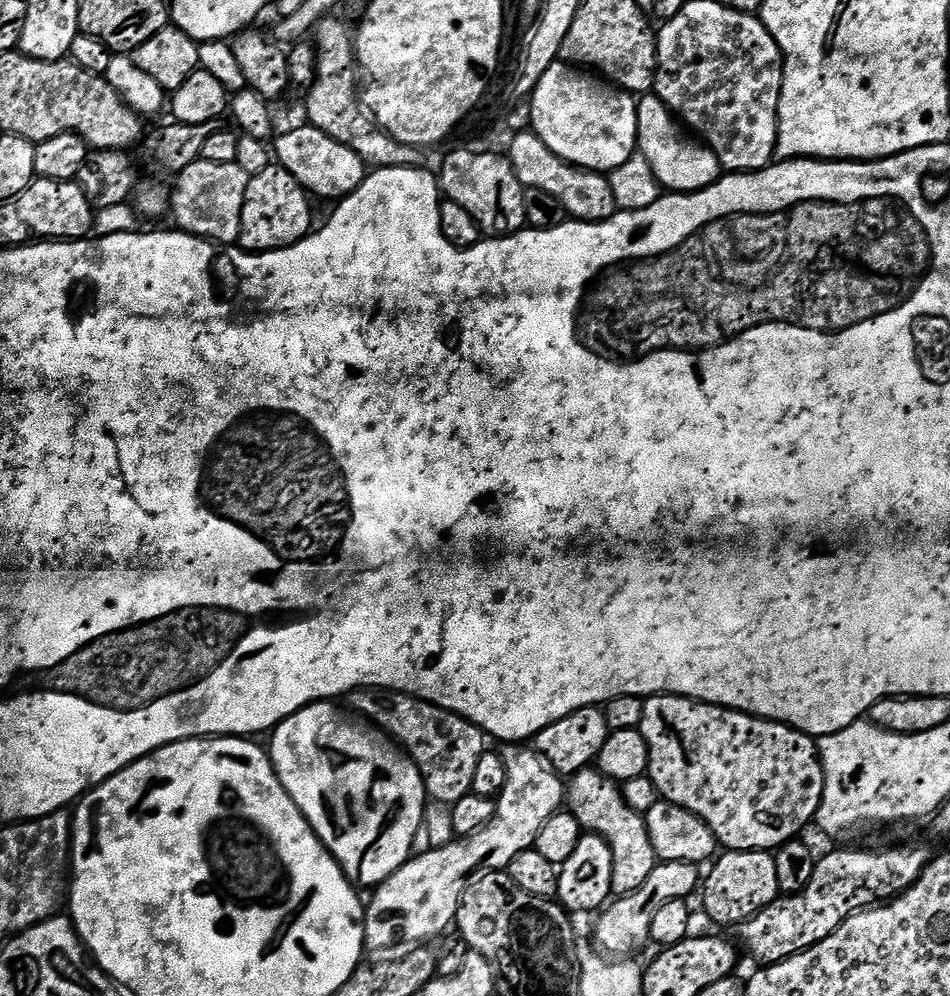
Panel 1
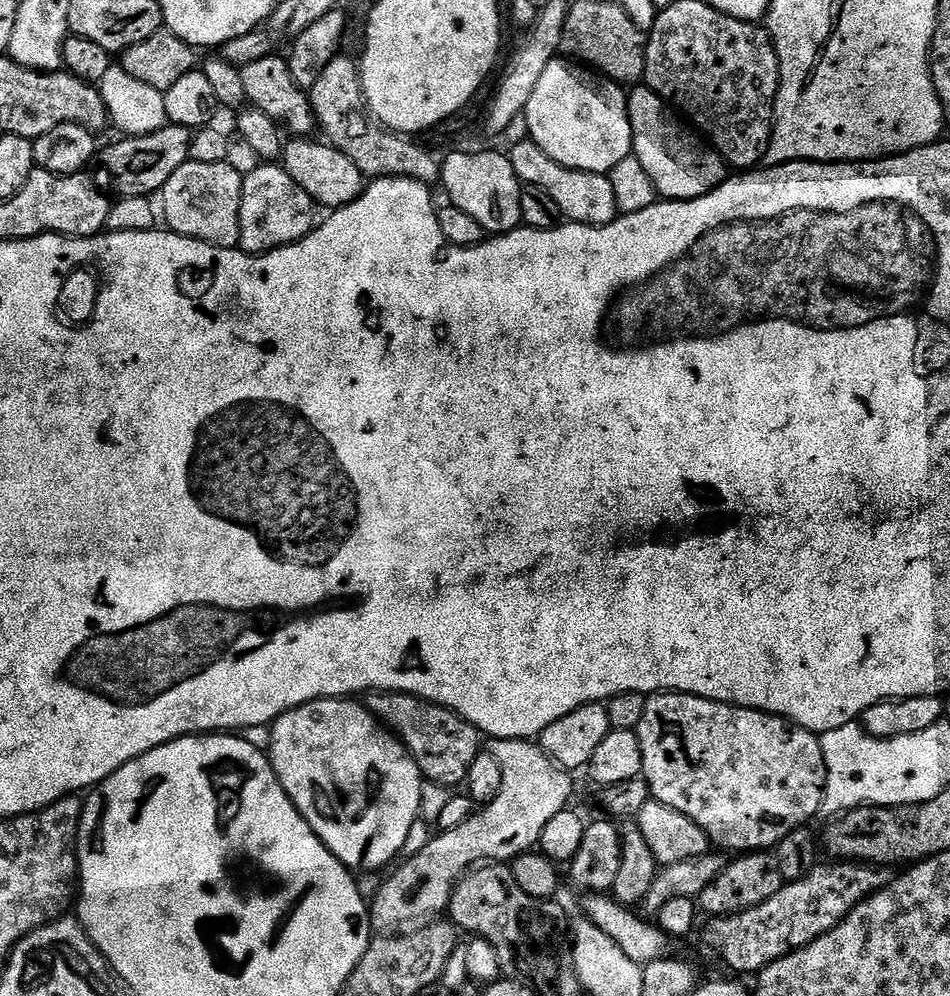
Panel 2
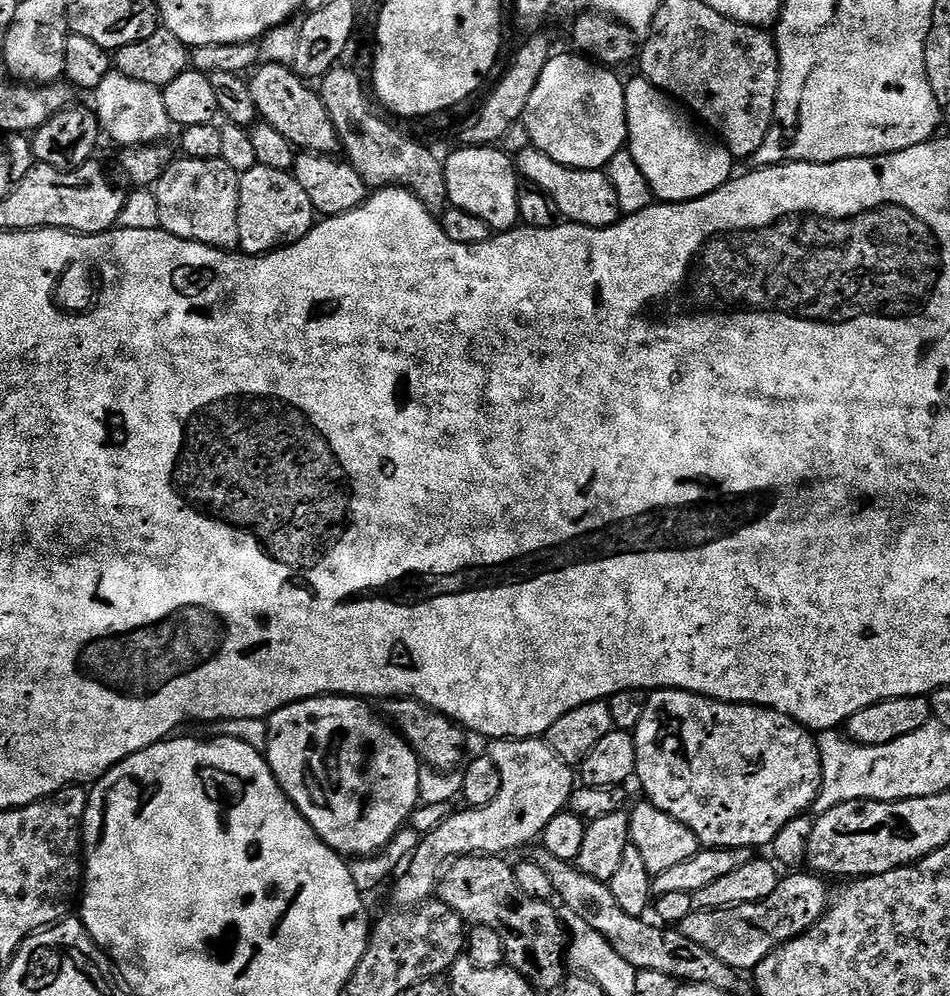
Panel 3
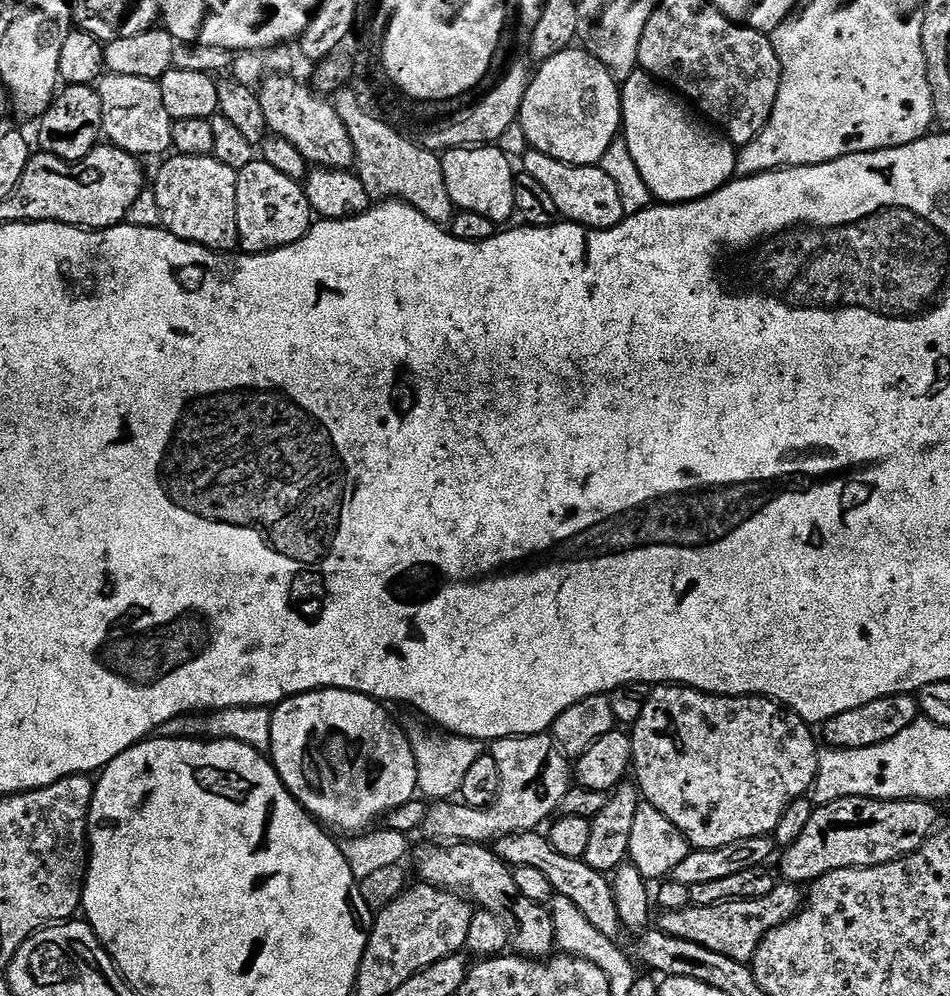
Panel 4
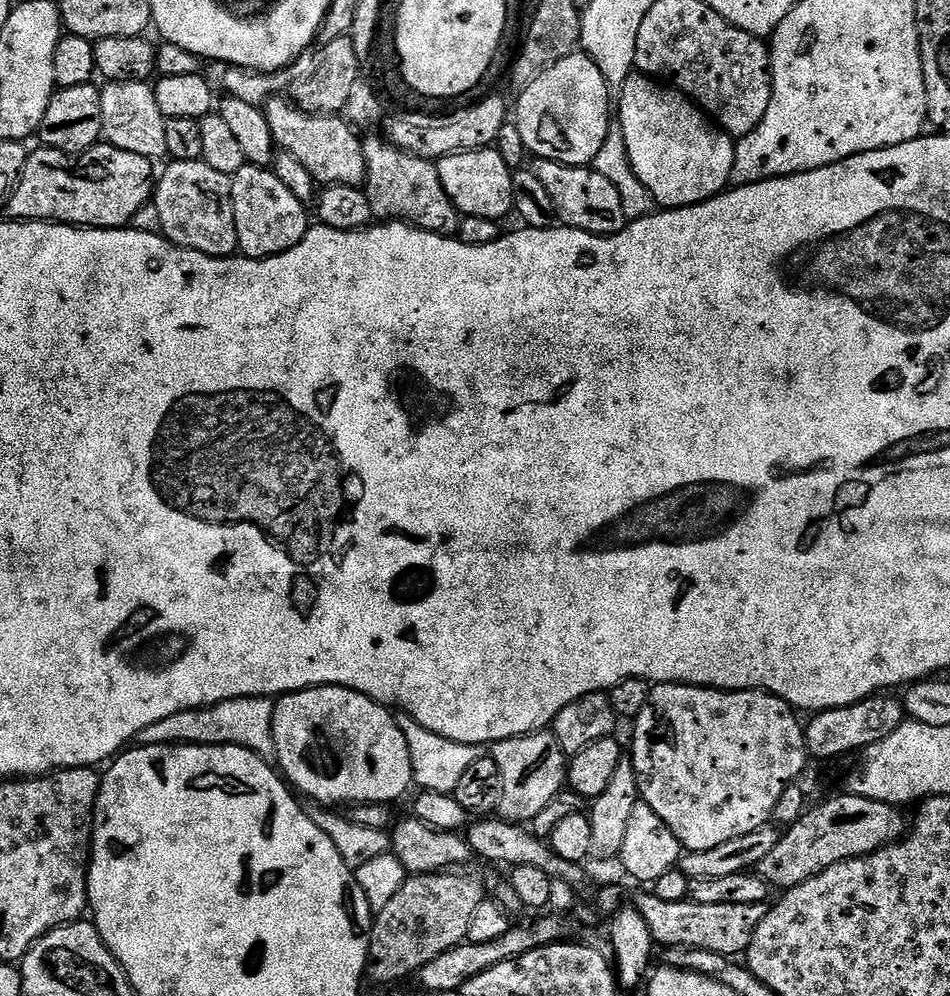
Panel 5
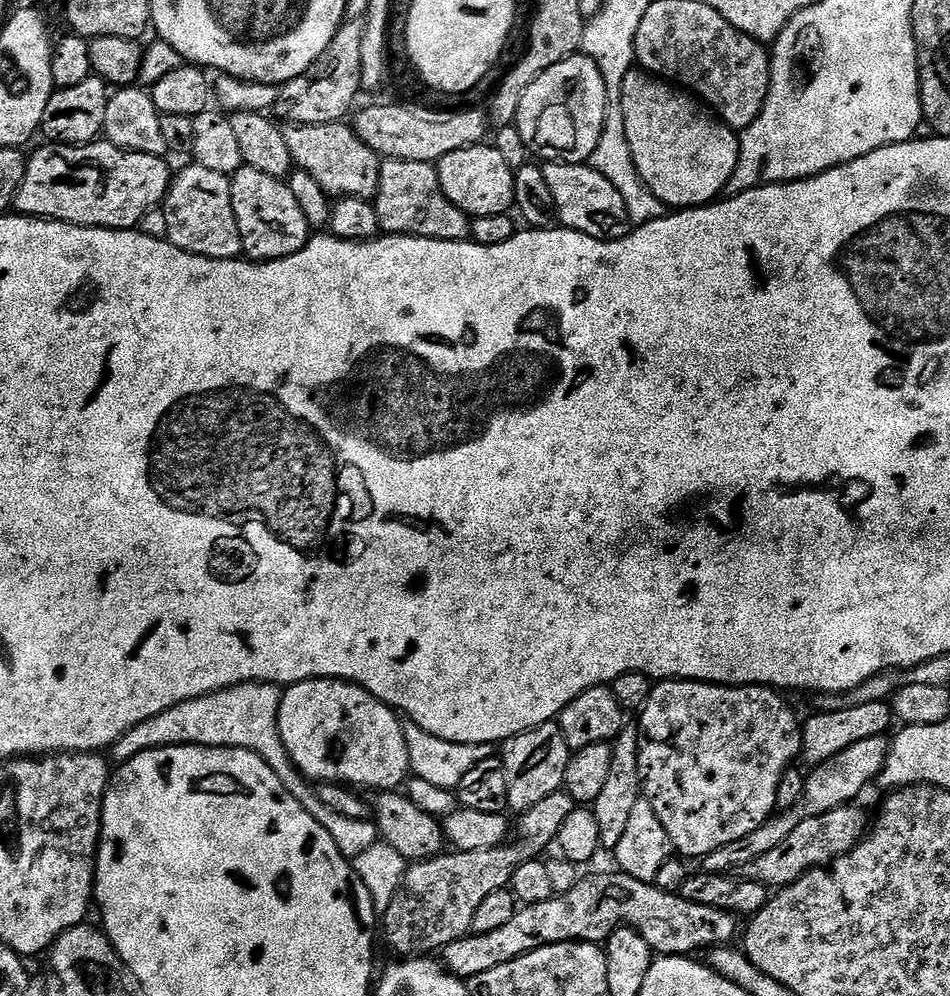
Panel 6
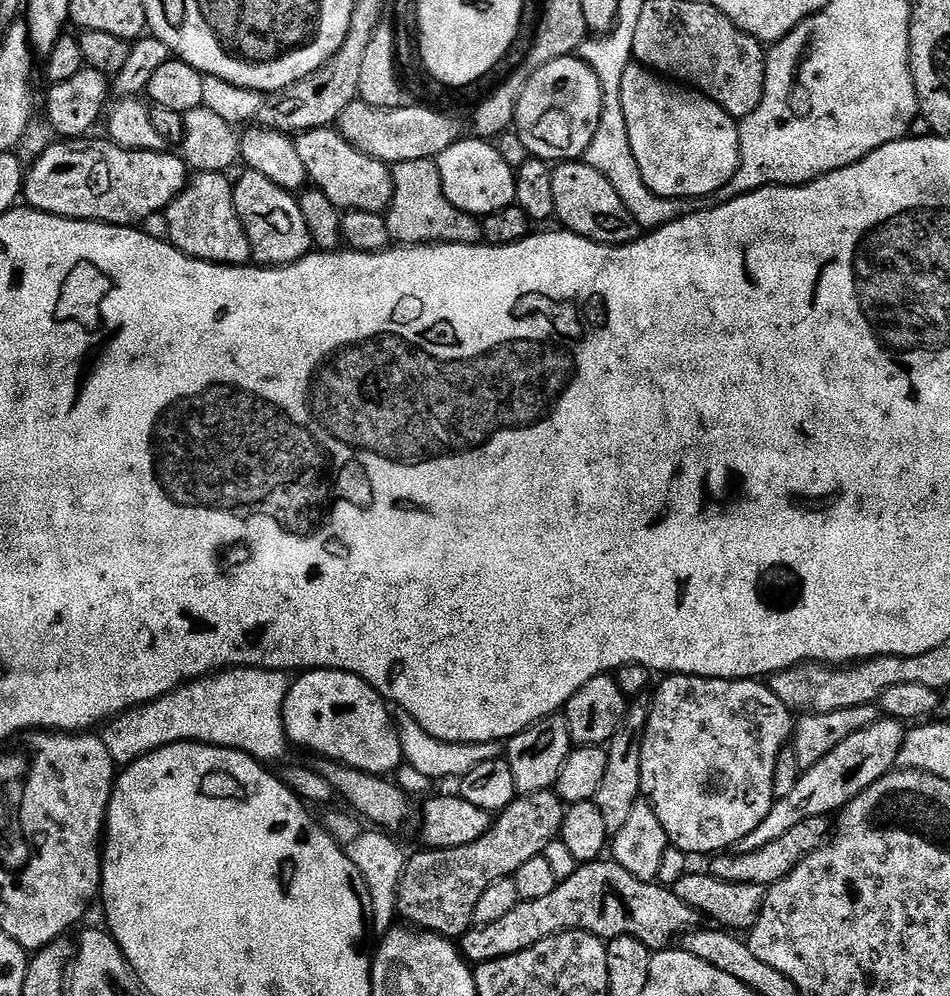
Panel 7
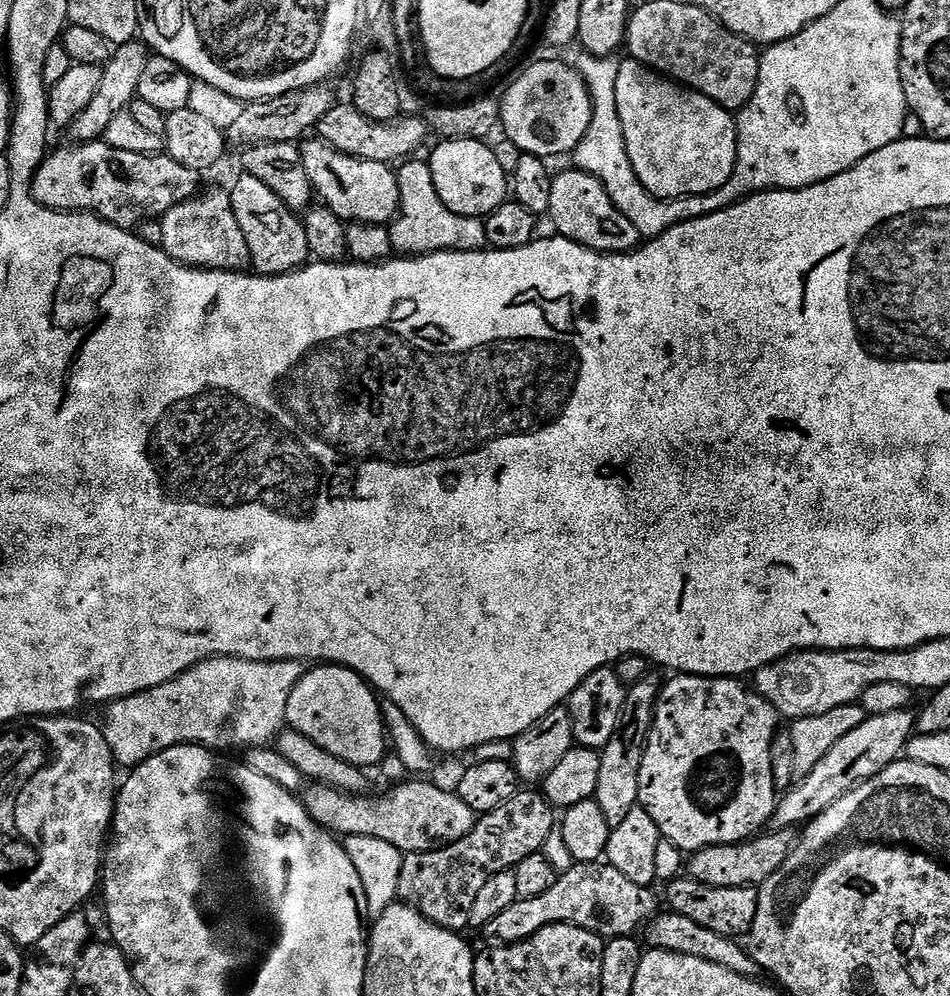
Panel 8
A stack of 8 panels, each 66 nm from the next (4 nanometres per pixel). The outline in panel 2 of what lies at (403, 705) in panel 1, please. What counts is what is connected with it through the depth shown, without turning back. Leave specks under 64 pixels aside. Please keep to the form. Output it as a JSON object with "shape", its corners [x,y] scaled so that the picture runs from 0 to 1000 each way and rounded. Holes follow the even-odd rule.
{"shape":[[[426,695],[386,696],[385,710],[405,731],[416,736],[421,746],[438,762],[447,784],[468,789],[487,788],[492,784],[495,768],[507,754],[507,737],[494,723],[487,723],[481,715],[464,707],[454,707]]]}

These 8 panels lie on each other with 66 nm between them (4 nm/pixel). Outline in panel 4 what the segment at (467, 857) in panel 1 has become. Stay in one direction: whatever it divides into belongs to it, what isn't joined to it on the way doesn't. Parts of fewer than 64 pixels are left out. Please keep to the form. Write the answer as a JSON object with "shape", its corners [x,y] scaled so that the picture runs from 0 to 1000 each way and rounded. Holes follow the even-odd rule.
{"shape":[[[580,738],[535,739],[532,743],[521,744],[517,748],[516,757],[520,761],[520,765],[524,765],[524,773],[528,773],[528,789],[522,804],[515,811],[494,811],[484,805],[456,806],[451,812],[449,821],[446,823],[445,838],[456,839],[459,842],[456,844],[459,845],[513,848],[533,837],[567,832],[568,826],[573,822],[576,824],[588,812],[592,801],[598,796],[600,790],[600,763],[586,751]]]}

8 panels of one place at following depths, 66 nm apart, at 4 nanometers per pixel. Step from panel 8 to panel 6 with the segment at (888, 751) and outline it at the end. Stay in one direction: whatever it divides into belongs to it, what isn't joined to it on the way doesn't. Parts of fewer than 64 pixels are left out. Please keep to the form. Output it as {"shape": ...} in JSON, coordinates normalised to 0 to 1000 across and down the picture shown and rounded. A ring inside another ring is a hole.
{"shape":[[[934,738],[907,741],[907,745],[899,745],[895,749],[891,749],[891,753],[886,753],[886,757],[878,757],[878,761],[858,768],[852,774],[855,776],[849,776],[846,779],[844,799],[840,801],[840,805],[835,811],[827,811],[809,819],[805,827],[798,829],[798,833],[785,837],[785,841],[776,841],[774,845],[767,845],[765,849],[756,849],[756,853],[752,853],[746,859],[740,860],[740,874],[771,878],[776,873],[782,873],[785,865],[794,865],[794,861],[802,861],[802,857],[815,853],[815,849],[823,849],[826,841],[843,825],[848,825],[848,821],[869,817],[874,813],[882,813],[888,807],[898,806],[902,802],[900,799],[917,783],[919,786],[925,780],[935,760],[936,746],[937,743]]]}

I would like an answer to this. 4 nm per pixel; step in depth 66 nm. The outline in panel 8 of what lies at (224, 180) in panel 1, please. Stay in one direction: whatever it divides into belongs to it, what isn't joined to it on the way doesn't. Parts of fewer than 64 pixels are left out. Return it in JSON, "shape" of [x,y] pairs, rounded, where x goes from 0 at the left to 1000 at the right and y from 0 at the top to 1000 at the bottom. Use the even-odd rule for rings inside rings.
{"shape":[[[239,188],[217,189],[202,200],[180,209],[167,222],[171,231],[167,248],[179,260],[198,269],[213,269],[221,273],[258,272],[265,256],[259,247],[255,227],[251,227],[251,219],[246,219],[244,194]]]}

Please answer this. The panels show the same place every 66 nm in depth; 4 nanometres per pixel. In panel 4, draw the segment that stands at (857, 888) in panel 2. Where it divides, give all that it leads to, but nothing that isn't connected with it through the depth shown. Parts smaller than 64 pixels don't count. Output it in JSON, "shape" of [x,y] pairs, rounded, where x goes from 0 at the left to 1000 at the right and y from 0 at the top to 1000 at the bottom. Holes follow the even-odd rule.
{"shape":[[[818,887],[811,898],[793,904],[766,904],[763,908],[739,910],[728,908],[718,914],[696,915],[694,935],[705,938],[705,942],[718,942],[722,946],[735,946],[735,950],[743,950],[743,954],[752,954],[755,958],[764,958],[764,962],[773,962],[773,966],[787,968],[794,962],[802,942],[811,938],[819,930],[834,923],[844,911],[844,896],[837,888]]]}

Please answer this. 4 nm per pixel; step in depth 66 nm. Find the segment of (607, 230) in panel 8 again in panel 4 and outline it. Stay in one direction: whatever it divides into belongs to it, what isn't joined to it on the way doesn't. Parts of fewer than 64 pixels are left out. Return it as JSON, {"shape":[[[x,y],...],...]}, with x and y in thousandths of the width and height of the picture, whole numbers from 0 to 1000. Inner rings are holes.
{"shape":[[[557,151],[549,162],[551,172],[558,179],[566,179],[571,187],[583,199],[591,218],[595,222],[612,225],[615,229],[638,230],[651,227],[659,219],[655,207],[655,195],[642,180],[642,175],[626,165],[593,165],[575,155]]]}

